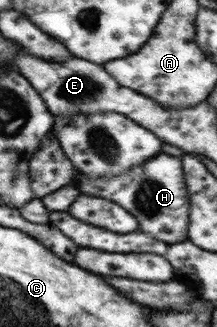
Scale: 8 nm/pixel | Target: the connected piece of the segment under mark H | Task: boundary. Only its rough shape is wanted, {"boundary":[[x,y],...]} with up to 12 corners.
{"boundary":[[159,152],[134,172],[71,184],[121,204],[139,230],[187,240],[182,158]]}

